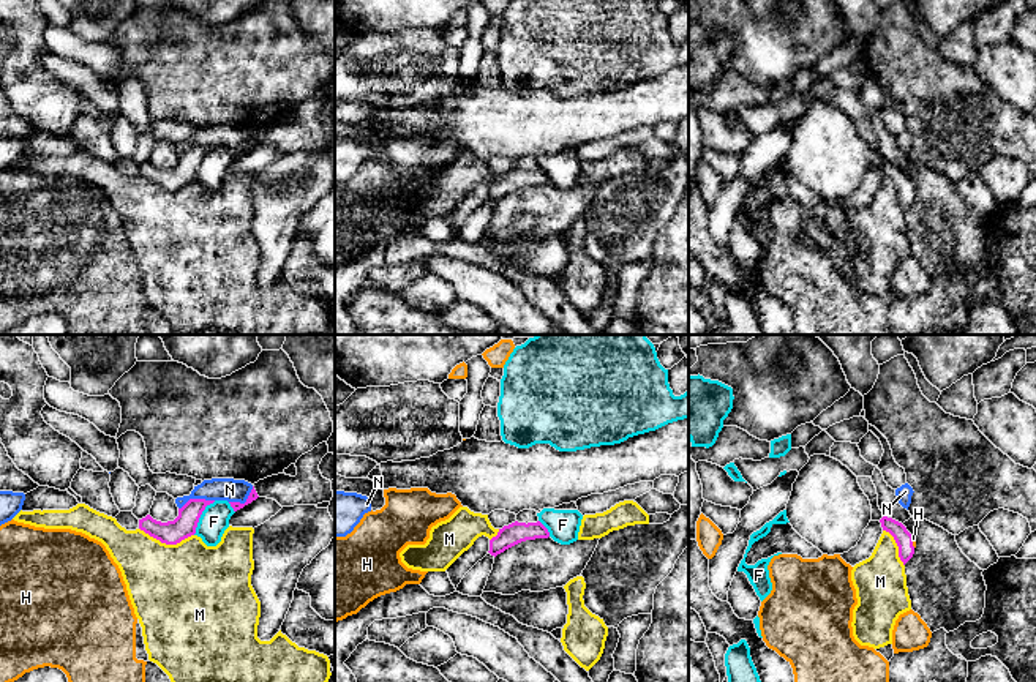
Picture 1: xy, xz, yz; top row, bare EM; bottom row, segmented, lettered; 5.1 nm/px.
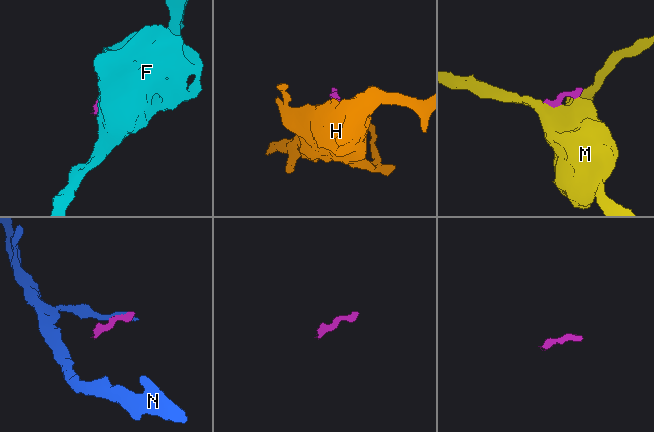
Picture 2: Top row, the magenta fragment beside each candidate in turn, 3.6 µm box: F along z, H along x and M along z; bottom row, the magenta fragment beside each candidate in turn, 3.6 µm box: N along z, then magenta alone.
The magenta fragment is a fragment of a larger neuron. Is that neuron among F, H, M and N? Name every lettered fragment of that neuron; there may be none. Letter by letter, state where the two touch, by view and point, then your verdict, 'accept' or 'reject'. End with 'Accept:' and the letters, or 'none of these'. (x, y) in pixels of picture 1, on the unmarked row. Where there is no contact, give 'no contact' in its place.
F: xy (199, 163) | reject
H: yz (912, 190) | accept
M: xy (166, 190) | reject
N: xy (196, 146) | reject
Accept: H

